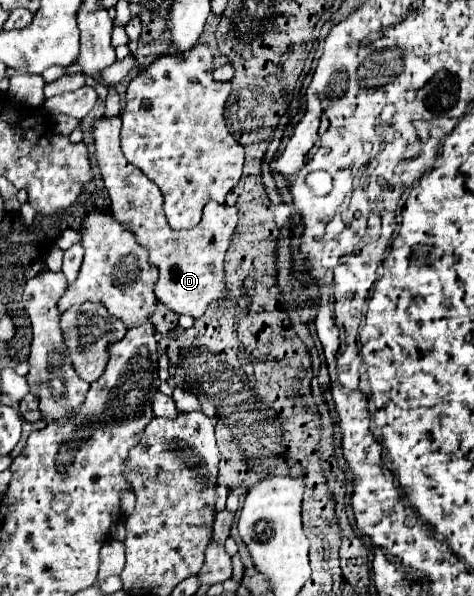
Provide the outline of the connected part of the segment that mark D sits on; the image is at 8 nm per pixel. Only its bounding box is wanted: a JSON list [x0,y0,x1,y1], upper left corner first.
[93,116,237,318]

